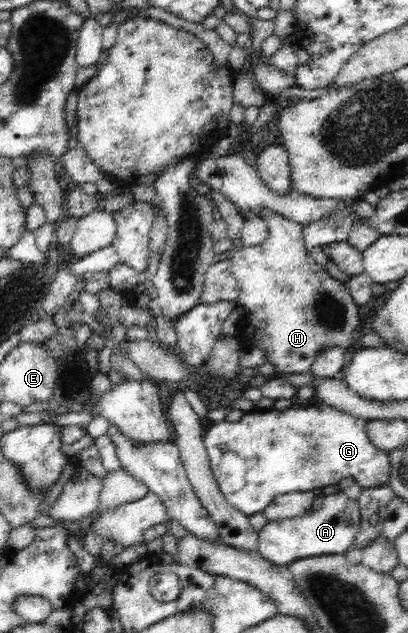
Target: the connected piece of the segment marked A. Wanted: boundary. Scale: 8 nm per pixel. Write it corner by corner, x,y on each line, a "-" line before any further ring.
343,492
326,495
323,505
318,511
308,511
299,517
272,521
258,530
258,551
263,558
274,565
287,567
290,563
312,557
335,554
345,555
346,551
354,547
362,516
358,501
348,499

